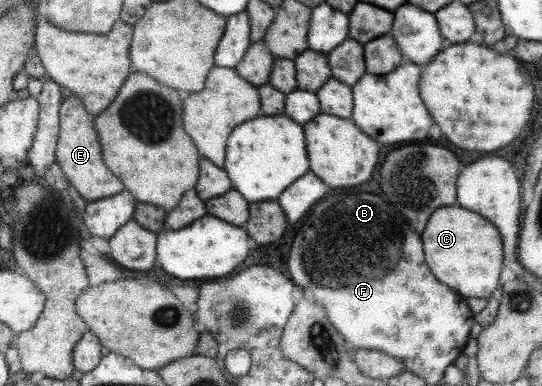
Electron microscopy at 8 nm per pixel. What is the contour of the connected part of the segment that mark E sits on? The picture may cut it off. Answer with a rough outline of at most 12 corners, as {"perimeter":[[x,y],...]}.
{"perimeter":[[85,102],[61,108],[57,161],[85,202],[120,193]]}

